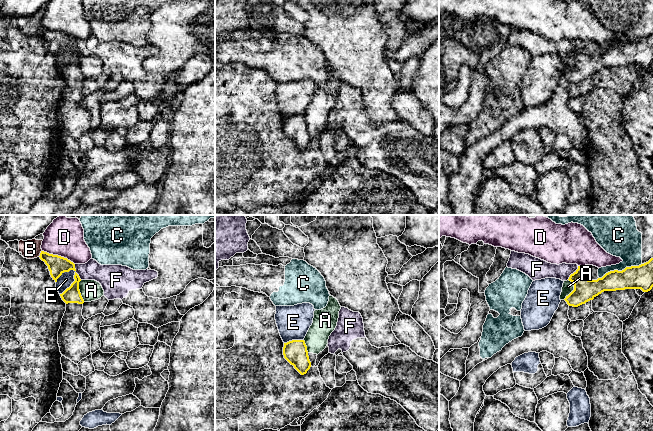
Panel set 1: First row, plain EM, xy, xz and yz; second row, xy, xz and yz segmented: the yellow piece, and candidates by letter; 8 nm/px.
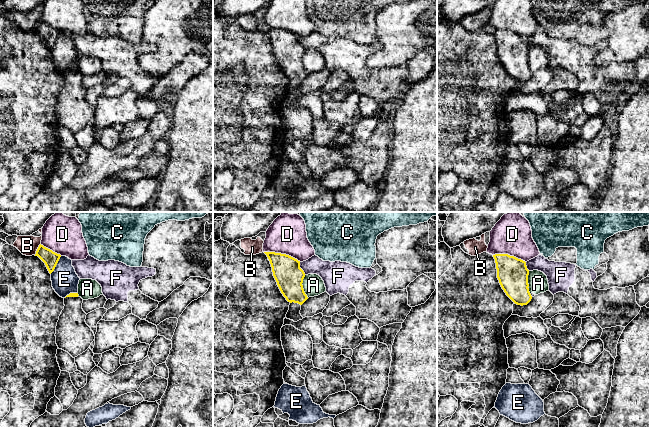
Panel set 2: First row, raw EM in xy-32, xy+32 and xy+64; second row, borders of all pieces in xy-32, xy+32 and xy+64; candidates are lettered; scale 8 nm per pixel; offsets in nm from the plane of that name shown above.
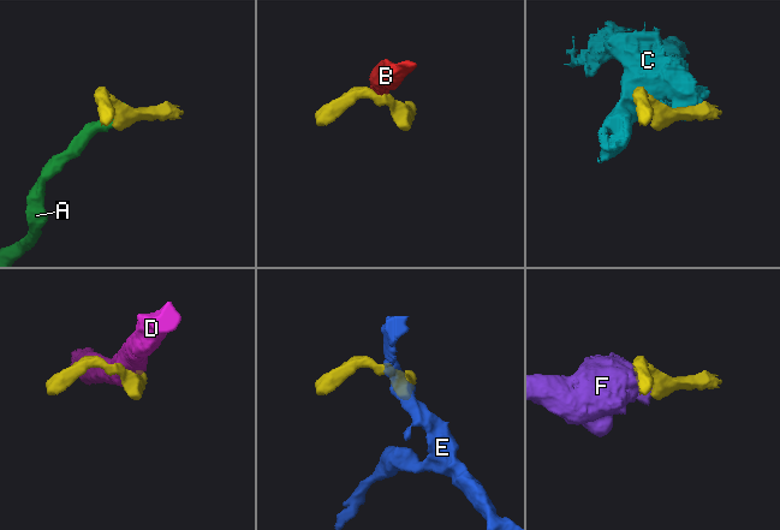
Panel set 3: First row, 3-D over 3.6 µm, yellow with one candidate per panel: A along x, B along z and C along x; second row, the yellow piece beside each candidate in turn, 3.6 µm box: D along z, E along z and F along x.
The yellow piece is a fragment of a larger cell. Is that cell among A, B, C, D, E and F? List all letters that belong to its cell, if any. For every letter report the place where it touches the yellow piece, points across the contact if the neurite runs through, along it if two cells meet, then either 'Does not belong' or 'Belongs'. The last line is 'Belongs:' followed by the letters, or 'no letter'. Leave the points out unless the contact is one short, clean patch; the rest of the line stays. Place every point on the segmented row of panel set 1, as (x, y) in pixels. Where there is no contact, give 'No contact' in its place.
A: Touches yellow at yz (574, 289). Boundary: yz (568, 279), (573, 283), (573, 289), (563, 299). Does not belong
B: Touches yellow at xy (40, 253). Boundary: xy (41, 250), (38, 256). Does not belong
C: Touches yellow at yz (620, 271). Does not belong
D: Touches yellow at xy (57, 255). Does not belong
E: Touches yellow at xy (72, 283). Does not belong
F: Touches yellow at yz (573, 273). Does not belong
Belongs: no letter

